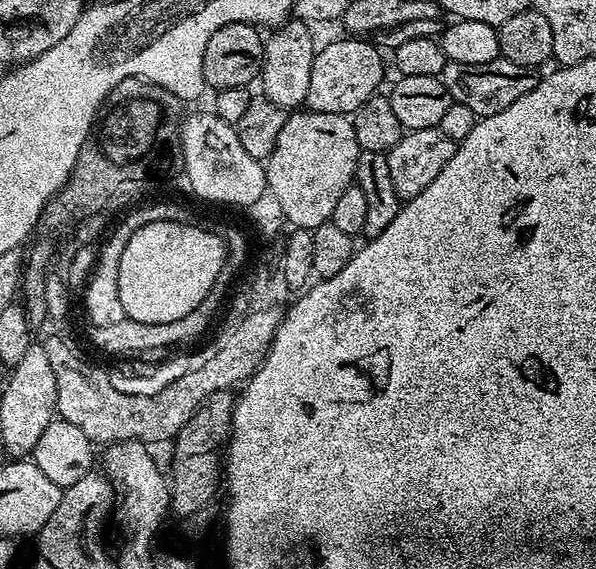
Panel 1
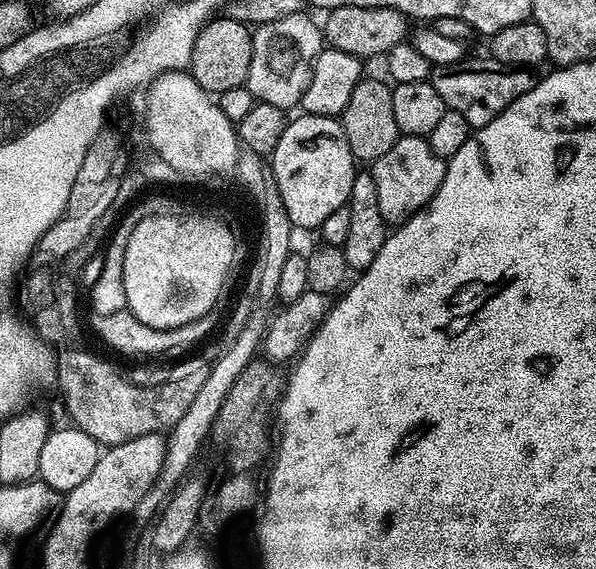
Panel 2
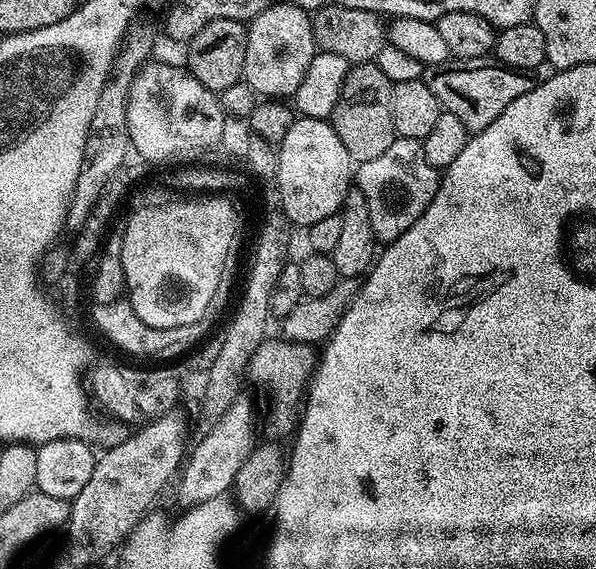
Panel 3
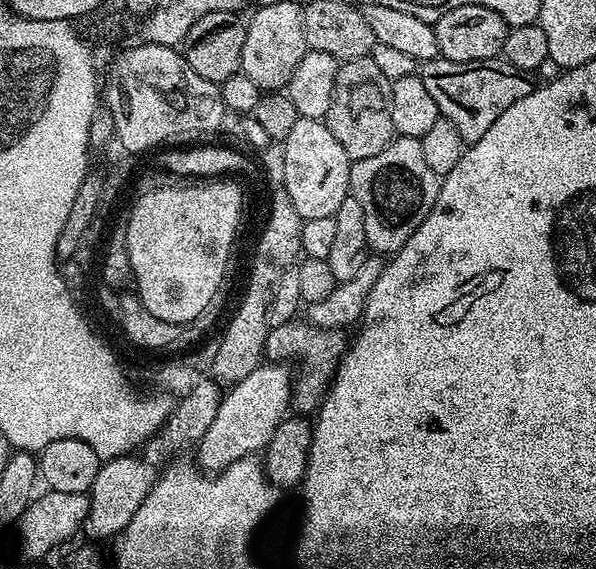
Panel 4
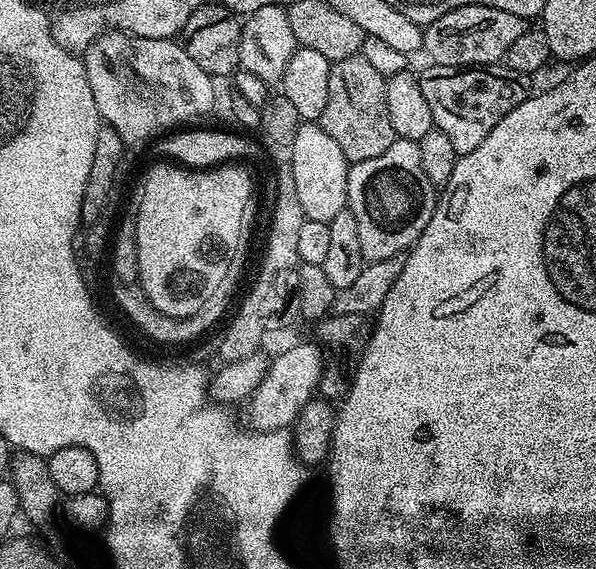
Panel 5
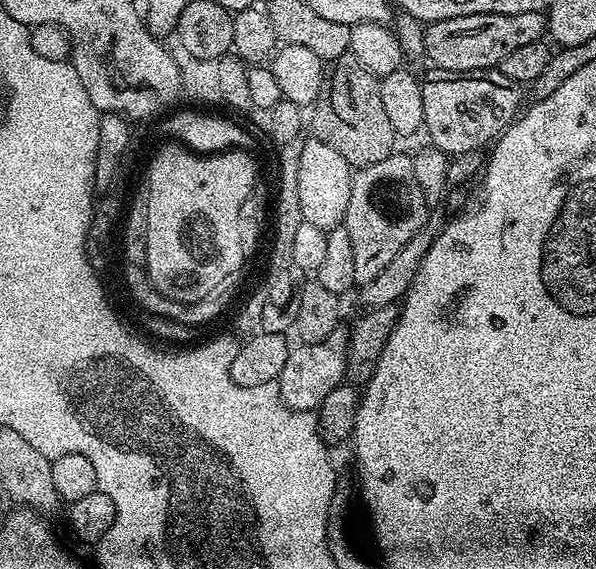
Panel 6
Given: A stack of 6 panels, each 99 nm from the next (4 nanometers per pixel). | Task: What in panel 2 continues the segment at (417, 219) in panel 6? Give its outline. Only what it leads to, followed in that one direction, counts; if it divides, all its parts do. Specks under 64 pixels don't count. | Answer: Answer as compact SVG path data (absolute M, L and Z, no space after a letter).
M401 135L394 146L382 154L382 158L370 164L372 177L378 186L378 206L382 209L384 221L389 226L399 226L415 212L427 208L438 186L442 186L447 169L445 157L436 154L425 137Z

